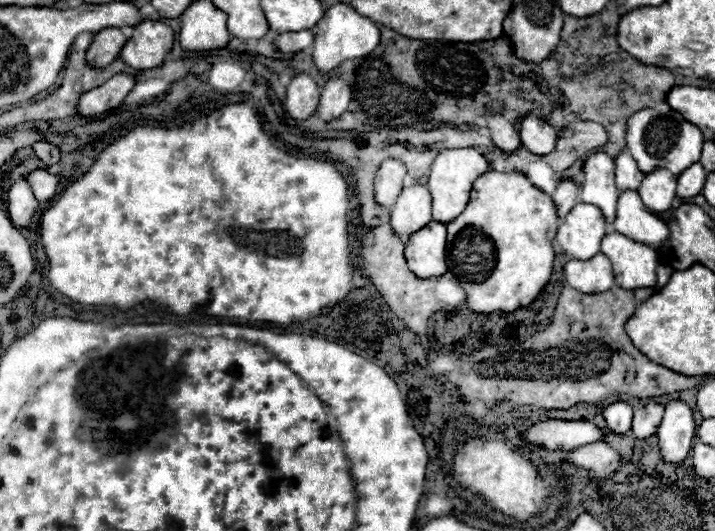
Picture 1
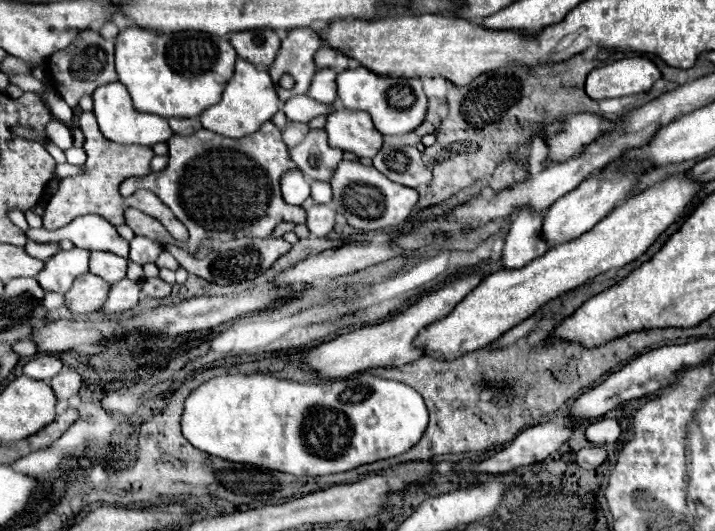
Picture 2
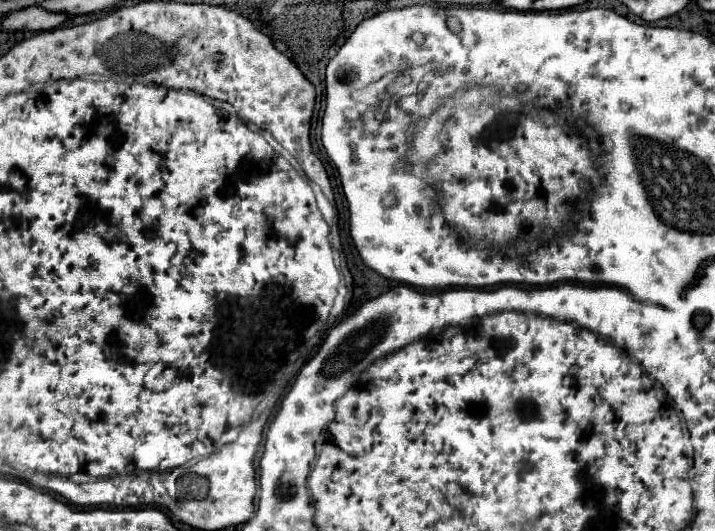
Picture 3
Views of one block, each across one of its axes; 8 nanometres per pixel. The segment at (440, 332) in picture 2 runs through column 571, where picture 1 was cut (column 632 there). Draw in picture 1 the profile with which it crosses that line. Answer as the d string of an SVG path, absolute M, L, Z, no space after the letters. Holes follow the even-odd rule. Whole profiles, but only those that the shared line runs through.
M610 232L602 238L600 252L610 260L620 288L636 290L656 286L658 252L650 246L634 242L624 234Z

